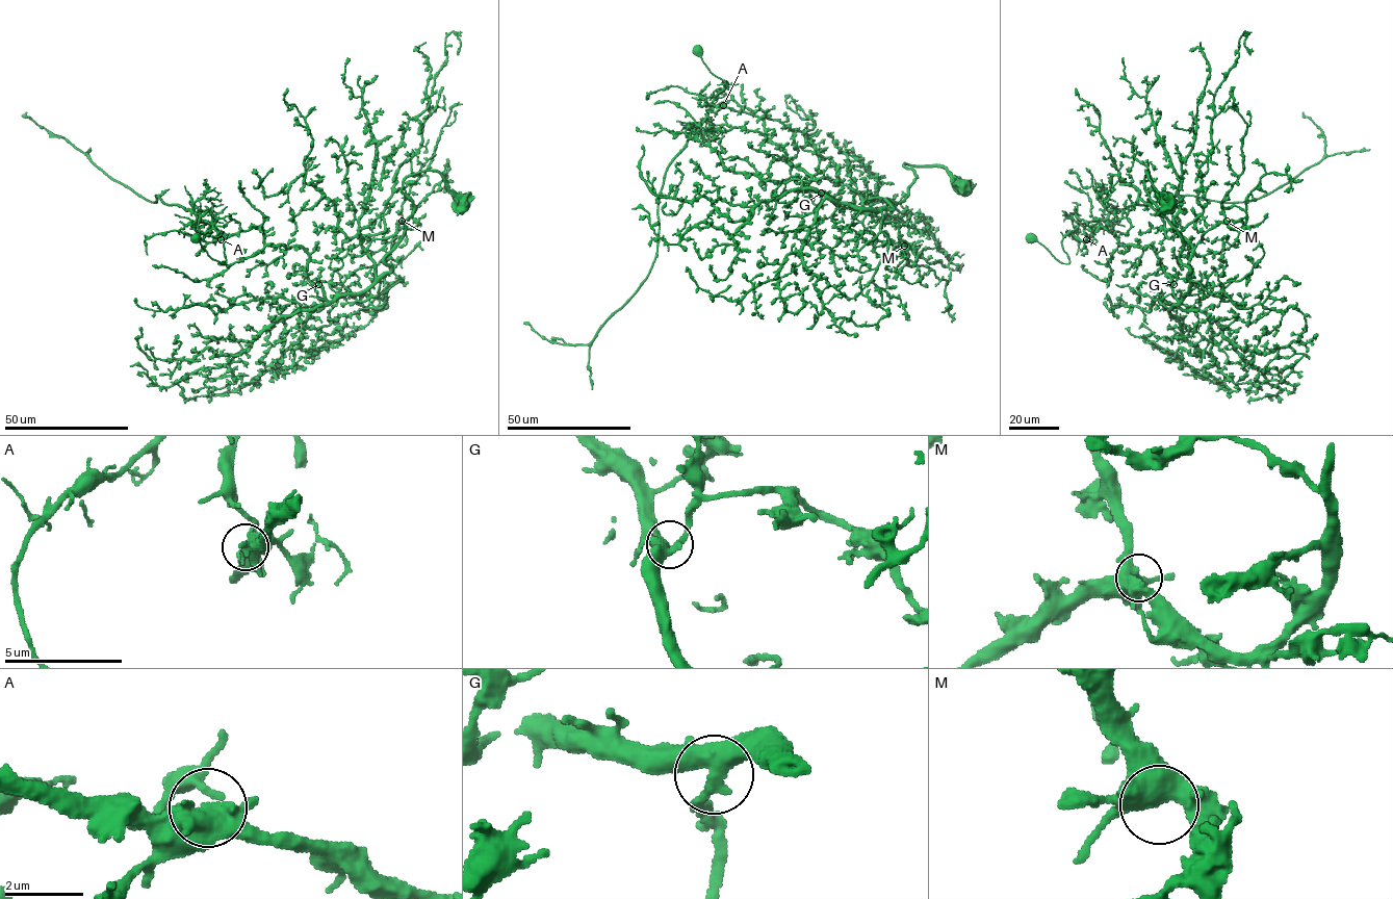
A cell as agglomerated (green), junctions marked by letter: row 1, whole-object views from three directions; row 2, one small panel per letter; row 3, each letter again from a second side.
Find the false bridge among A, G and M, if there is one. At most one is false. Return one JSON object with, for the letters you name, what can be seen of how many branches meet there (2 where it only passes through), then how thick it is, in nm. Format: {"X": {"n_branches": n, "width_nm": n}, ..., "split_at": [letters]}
{"A": {"n_branches": 5, "width_nm": 480}, "split_at": ["A"]}

